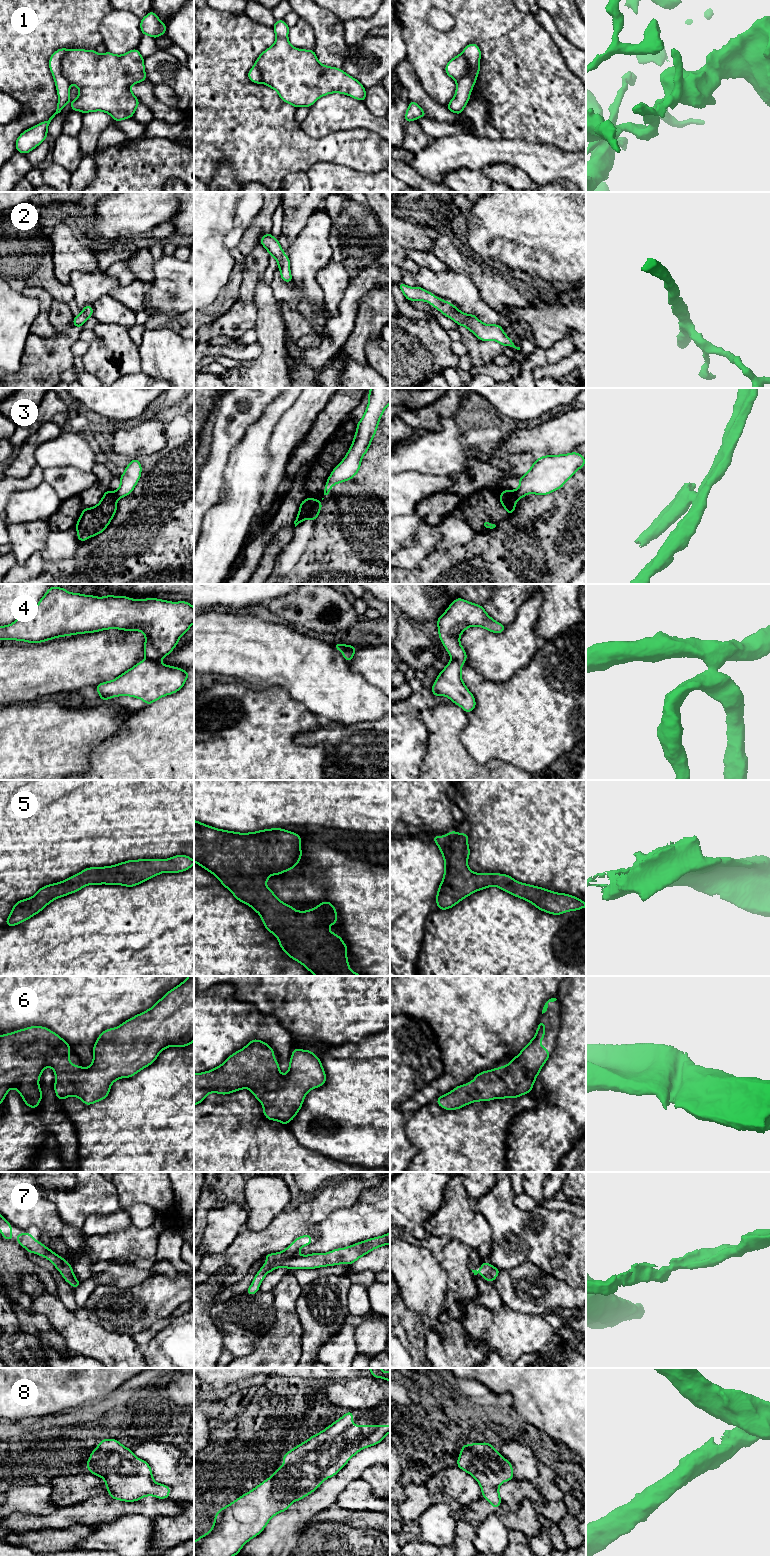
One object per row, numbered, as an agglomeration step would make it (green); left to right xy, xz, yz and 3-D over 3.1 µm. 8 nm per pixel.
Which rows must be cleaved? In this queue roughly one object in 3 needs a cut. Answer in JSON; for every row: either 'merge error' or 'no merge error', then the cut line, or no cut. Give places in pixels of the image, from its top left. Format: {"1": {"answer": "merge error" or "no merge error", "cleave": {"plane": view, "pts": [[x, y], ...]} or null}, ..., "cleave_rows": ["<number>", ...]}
{"1": {"answer": "merge error", "cleave": {"plane": "xy", "pts": [[67, 50], [61, 60], [61, 73], [69, 83]]}}, "2": {"answer": "no merge error", "cleave": null}, "3": {"answer": "merge error", "cleave": {"plane": "xz", "pts": [[317, 500], [309, 517]]}}, "4": {"answer": "merge error", "cleave": {"plane": "xz", "pts": [[356, 648], [348, 648], [343, 653]]}}, "5": {"answer": "no merge error", "cleave": null}, "6": {"answer": "no merge error", "cleave": null}, "7": {"answer": "no merge error", "cleave": null}, "8": {"answer": "no merge error", "cleave": null}, "cleave_rows": ["1", "3", "4"]}

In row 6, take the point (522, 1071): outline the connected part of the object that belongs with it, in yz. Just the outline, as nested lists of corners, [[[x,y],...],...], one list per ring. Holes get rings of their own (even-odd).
[[[539,1021],[534,1038],[515,1058],[510,1060],[507,1066],[502,1065],[500,1068],[480,1072],[470,1083],[457,1086],[451,1092],[439,1096],[436,1103],[445,1110],[457,1110],[473,1102],[490,1101],[499,1098],[515,1099],[523,1094],[529,1094],[541,1068],[550,1056],[548,1049],[539,1044],[541,1039],[546,1038],[543,1034],[545,1030],[546,1024]]]

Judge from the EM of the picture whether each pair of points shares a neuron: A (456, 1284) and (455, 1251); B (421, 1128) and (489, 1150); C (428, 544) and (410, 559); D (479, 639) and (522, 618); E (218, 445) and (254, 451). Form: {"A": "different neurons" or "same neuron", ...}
{"A": "same neuron", "B": "same neuron", "C": "same neuron", "D": "same neuron", "E": "different neurons"}

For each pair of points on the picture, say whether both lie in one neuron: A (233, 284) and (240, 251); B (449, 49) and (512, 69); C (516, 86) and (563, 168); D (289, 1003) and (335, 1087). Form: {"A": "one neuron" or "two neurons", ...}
{"A": "one neuron", "B": "one neuron", "C": "two neurons", "D": "two neurons"}

